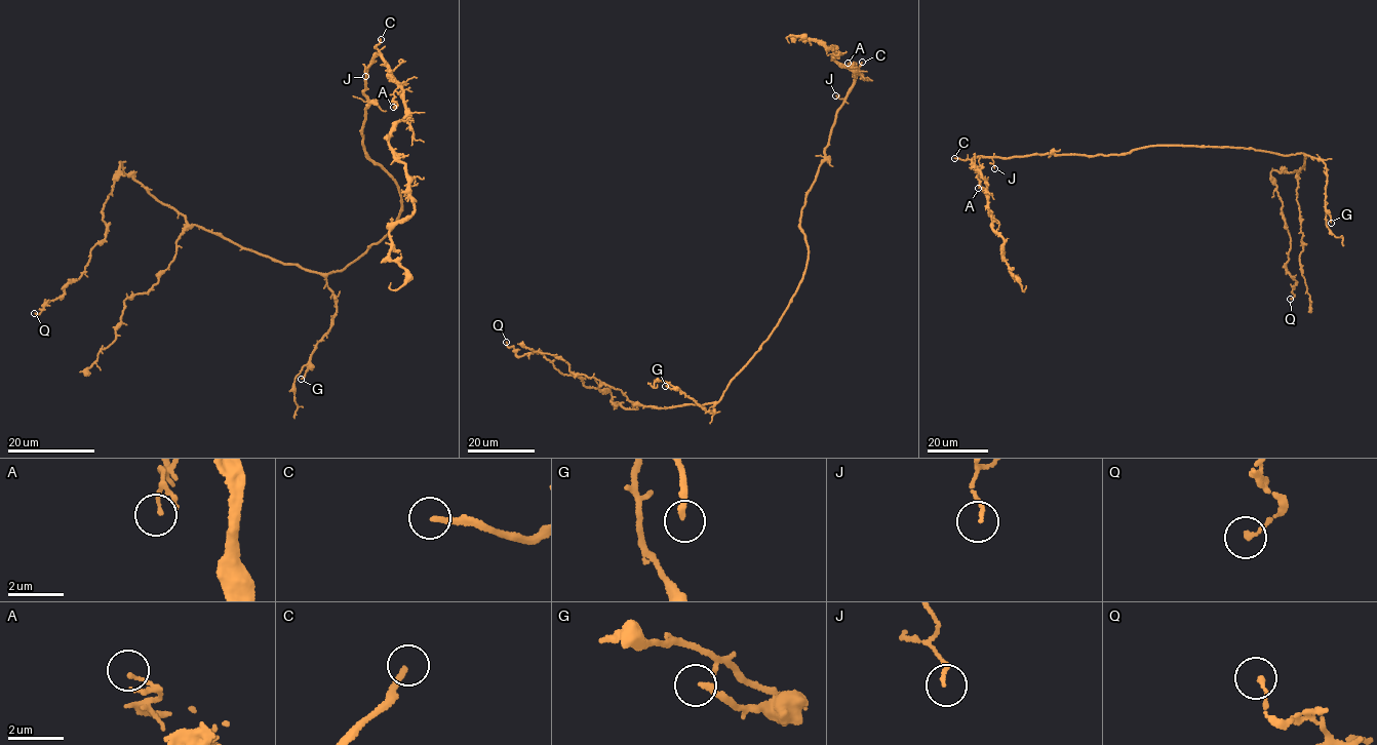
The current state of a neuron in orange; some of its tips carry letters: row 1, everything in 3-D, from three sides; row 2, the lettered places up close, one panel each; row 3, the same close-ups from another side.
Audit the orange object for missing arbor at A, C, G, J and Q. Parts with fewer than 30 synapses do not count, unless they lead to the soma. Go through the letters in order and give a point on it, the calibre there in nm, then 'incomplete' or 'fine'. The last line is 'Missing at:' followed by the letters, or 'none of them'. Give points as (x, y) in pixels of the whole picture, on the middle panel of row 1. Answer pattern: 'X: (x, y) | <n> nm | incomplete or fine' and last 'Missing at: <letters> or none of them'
A: (848, 63) | 80 nm | fine
C: (862, 62) | 200 nm | incomplete
G: (665, 386) | 190 nm | incomplete
J: (835, 95) | 110 nm | fine
Q: (506, 342) | 170 nm | fine
Missing at: C, G

